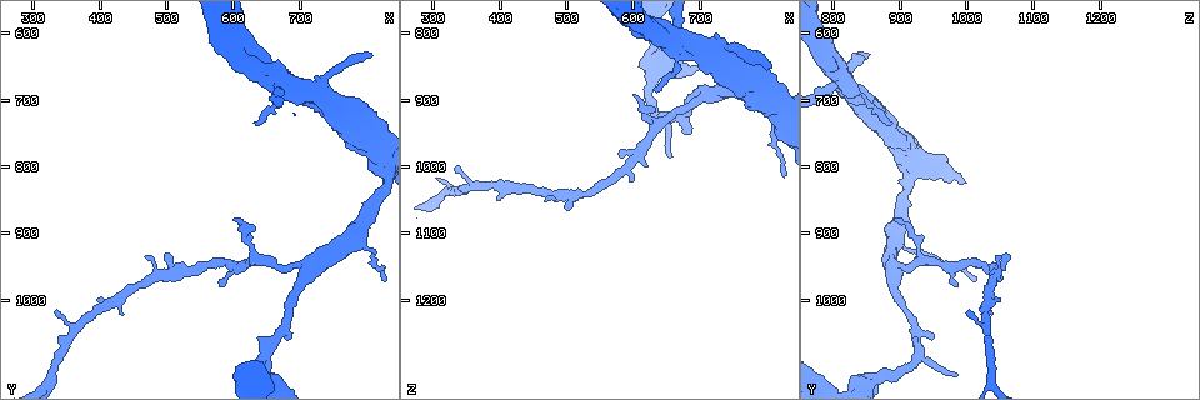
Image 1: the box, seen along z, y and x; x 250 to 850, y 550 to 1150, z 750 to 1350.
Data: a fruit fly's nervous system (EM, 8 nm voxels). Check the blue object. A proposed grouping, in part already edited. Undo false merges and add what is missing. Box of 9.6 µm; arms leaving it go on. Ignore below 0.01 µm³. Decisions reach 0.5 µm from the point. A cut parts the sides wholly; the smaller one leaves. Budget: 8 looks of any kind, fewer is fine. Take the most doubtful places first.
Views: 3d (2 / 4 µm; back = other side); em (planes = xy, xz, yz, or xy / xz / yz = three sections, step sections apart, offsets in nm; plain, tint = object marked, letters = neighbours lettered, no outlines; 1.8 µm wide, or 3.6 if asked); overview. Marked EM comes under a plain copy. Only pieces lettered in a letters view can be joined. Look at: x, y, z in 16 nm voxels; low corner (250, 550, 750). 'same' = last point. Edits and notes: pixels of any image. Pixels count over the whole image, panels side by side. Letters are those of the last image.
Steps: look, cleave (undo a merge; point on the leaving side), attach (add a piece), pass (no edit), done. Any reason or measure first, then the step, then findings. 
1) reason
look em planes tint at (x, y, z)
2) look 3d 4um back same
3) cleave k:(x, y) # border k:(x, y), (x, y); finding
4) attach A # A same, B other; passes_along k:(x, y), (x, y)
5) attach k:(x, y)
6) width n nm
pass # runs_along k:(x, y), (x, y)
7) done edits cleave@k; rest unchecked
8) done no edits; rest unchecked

free end
look em planes letters at (810, 630, 850)

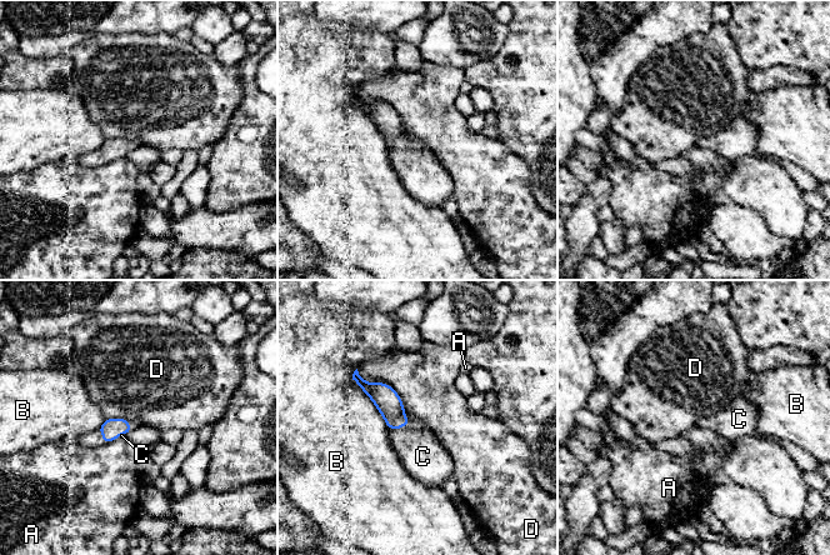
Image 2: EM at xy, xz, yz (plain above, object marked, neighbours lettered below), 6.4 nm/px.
attach C # A other, B other, C same, D other; passes_along 2:(386, 400), (400, 428), (423, 456); the cell continues

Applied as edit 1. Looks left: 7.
look overview

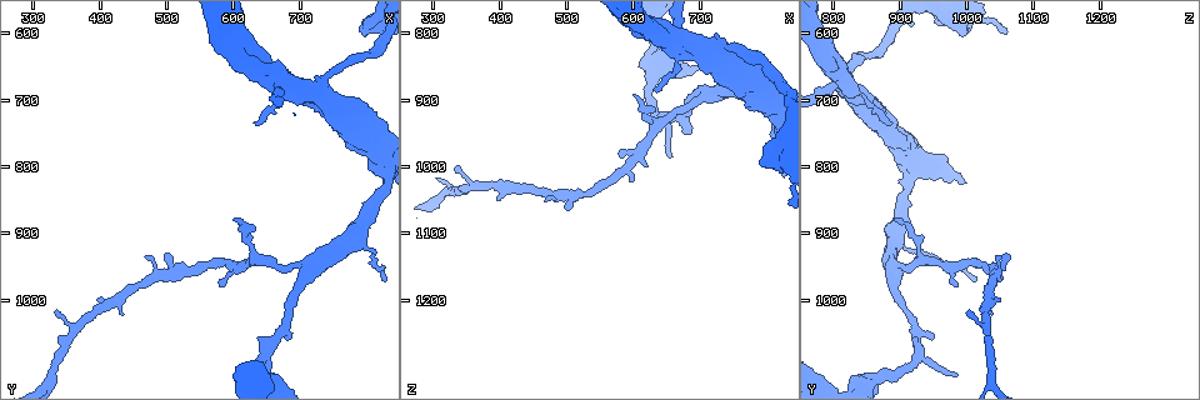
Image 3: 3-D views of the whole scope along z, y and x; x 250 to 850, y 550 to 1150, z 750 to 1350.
thin arm on a thick one
look 3d 2um at (680, 685, 825)

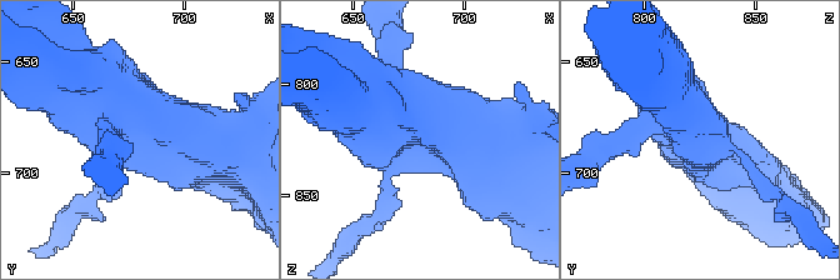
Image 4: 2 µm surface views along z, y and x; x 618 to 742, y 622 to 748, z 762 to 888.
arms 4; need the tissue
look em yz step 8 tint at (678, 687, 823)

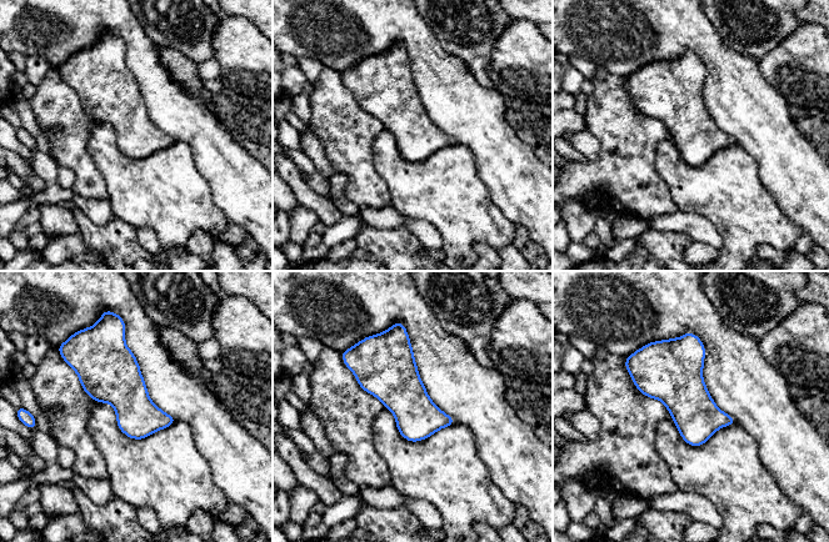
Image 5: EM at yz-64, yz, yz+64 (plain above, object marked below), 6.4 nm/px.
look em planes letters same

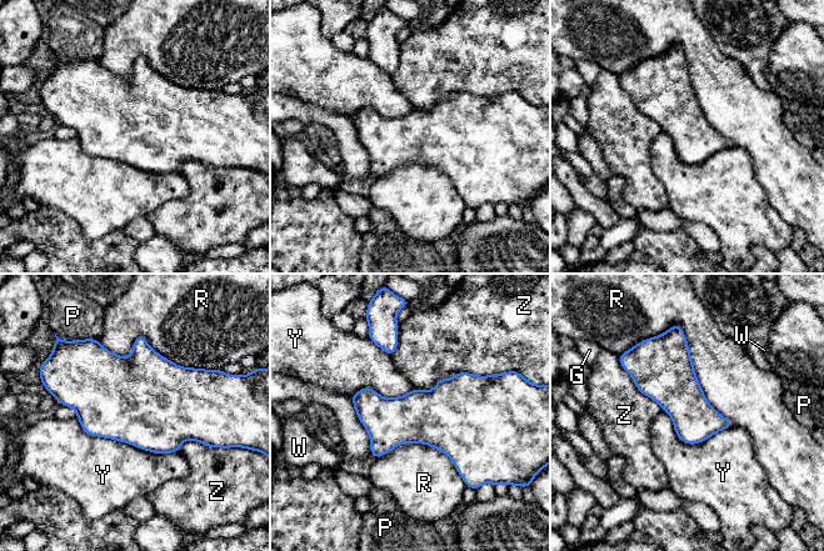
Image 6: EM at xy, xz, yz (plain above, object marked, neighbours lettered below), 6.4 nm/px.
pass # G other, P other, R other, W other, Y other, Z other; border 6:(76, 416), (88, 434), (178, 452); one cell here

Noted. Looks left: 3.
free end
look em planes tint at (795, 600, 995)

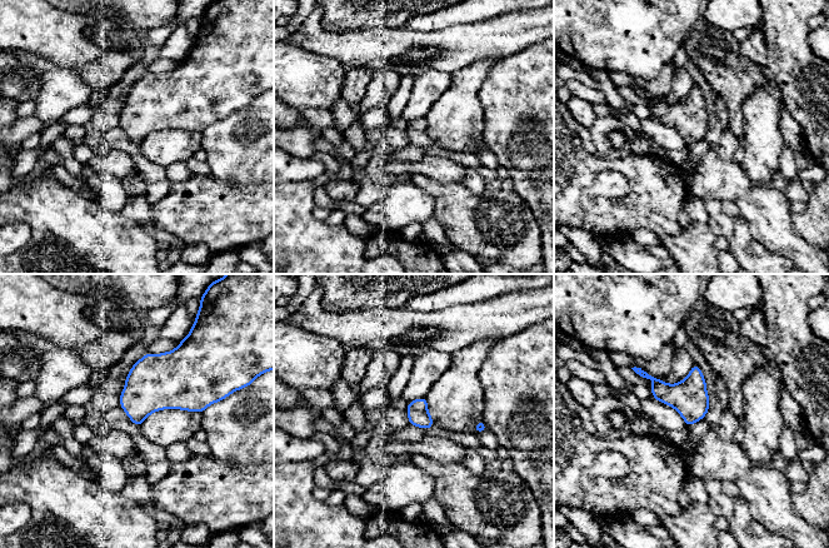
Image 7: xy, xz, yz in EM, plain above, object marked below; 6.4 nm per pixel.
what lies round it
look em planes letters same

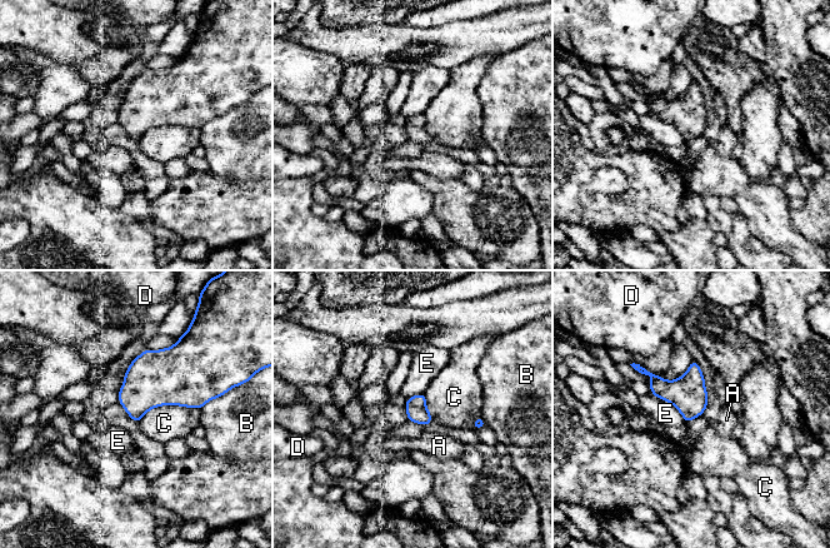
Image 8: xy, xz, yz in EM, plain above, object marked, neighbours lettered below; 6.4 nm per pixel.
pass # A other, B other, C other, D other, E other; border 8:(651, 394), (669, 402), (686, 423); no lettered piece goes on from it

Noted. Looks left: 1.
done edits attach@2; rest unchecked

